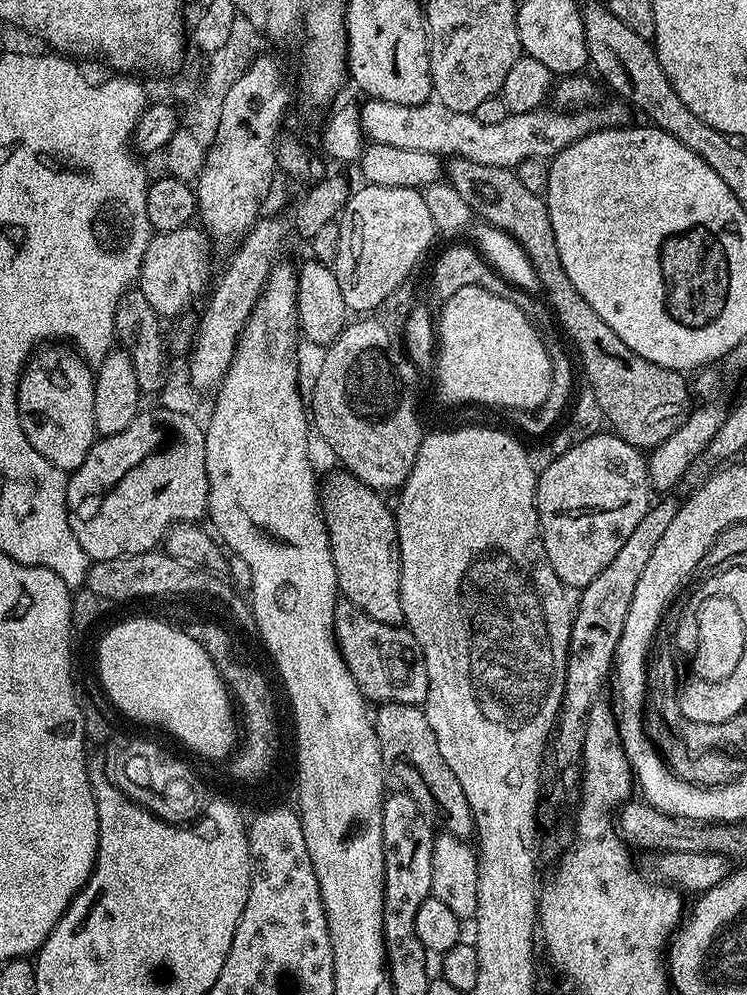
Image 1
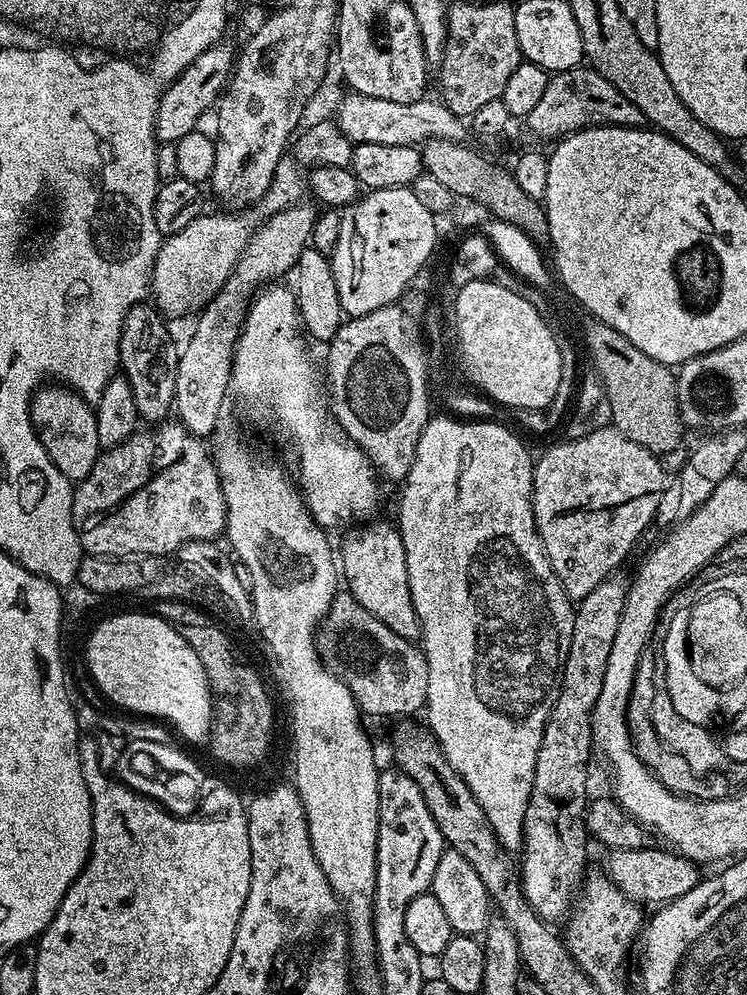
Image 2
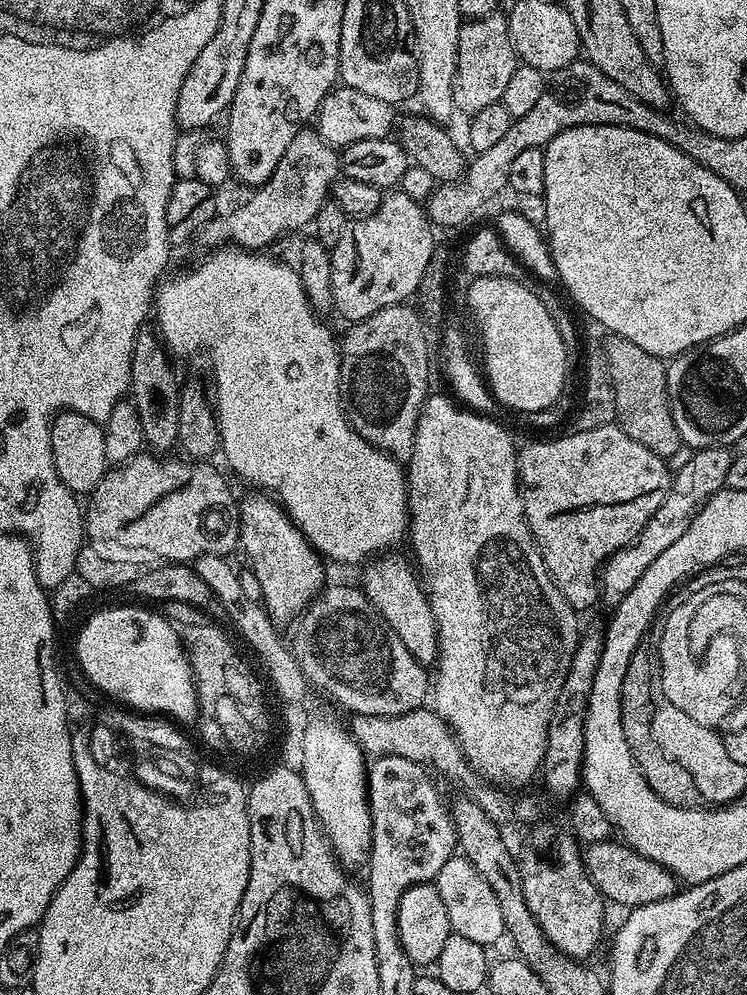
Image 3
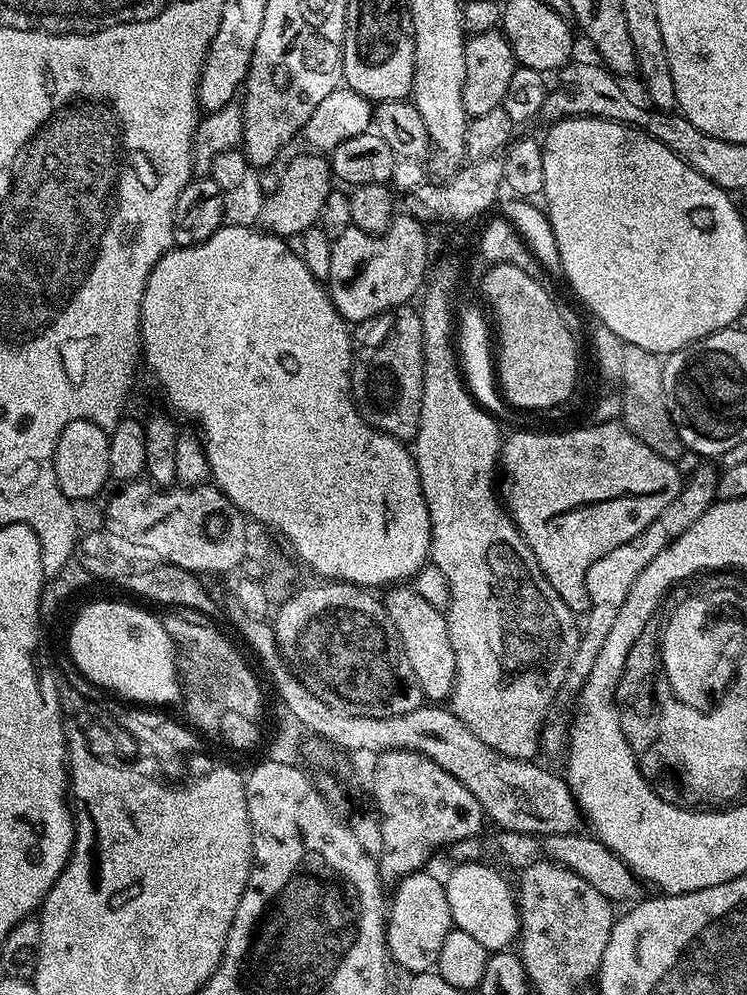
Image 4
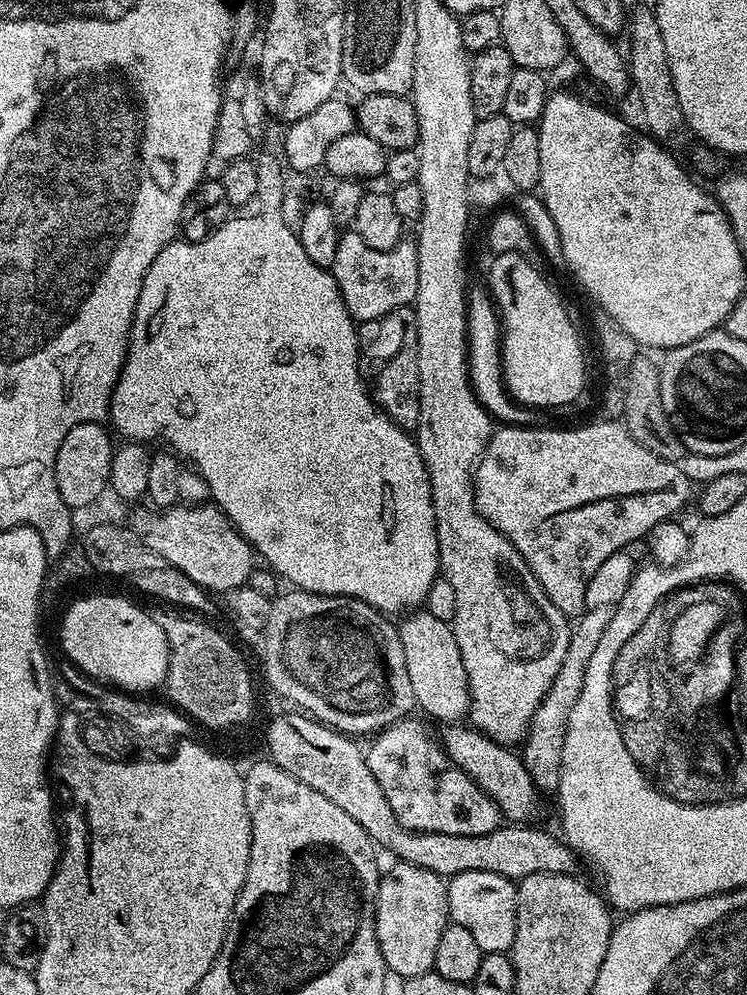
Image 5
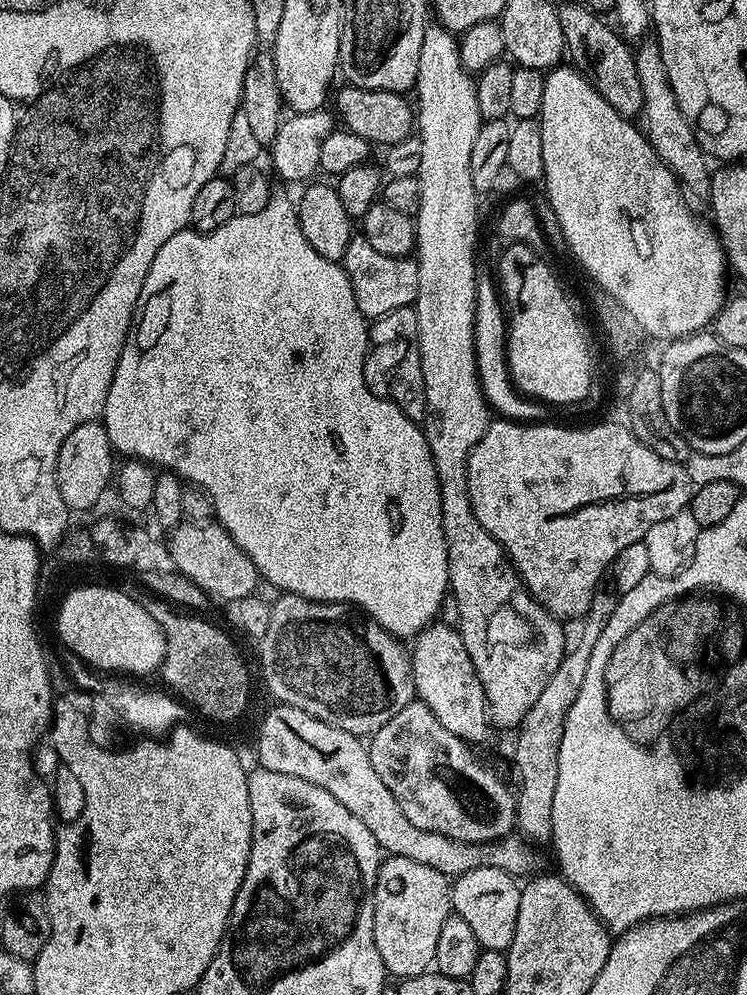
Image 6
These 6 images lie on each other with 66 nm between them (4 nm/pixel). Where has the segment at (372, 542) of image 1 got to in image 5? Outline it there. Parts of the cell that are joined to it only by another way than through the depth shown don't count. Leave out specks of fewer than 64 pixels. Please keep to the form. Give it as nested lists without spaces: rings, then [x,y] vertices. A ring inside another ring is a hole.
[[[413,611],[398,624],[402,650],[406,654],[406,670],[414,686],[416,708],[424,711],[425,717],[433,716],[443,722],[463,721],[472,707],[472,695],[468,689],[466,666],[462,664],[462,650],[458,650],[451,623],[432,612],[424,611]]]

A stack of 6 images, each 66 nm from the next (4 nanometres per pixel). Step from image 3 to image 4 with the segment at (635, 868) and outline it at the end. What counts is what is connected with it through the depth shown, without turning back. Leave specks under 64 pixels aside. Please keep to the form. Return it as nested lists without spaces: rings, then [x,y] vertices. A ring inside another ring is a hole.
[[[503,830],[497,831],[495,834],[497,835],[496,840],[489,842],[489,850],[496,852],[497,858],[502,863],[509,864],[510,867],[516,868],[515,870],[523,870],[528,864],[541,859],[543,853],[547,859],[578,874],[578,878],[586,878],[586,882],[590,882],[590,886],[594,886],[594,890],[598,890],[598,894],[602,894],[613,905],[628,906],[639,901],[645,895],[645,885],[640,877],[635,876],[624,865],[623,860],[619,860],[605,844],[600,843],[593,835],[580,836],[581,833],[575,831],[570,834],[554,834],[541,839],[539,836],[527,836]],[[540,848],[544,852],[540,852]]]

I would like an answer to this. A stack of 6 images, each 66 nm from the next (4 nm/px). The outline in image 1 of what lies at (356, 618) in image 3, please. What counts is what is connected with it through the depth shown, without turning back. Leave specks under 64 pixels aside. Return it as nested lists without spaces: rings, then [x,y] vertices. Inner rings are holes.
[[[343,598],[336,601],[334,614],[336,647],[359,686],[365,701],[381,704],[423,705],[428,693],[428,675],[422,646],[414,639],[407,627],[383,624],[358,606]]]

